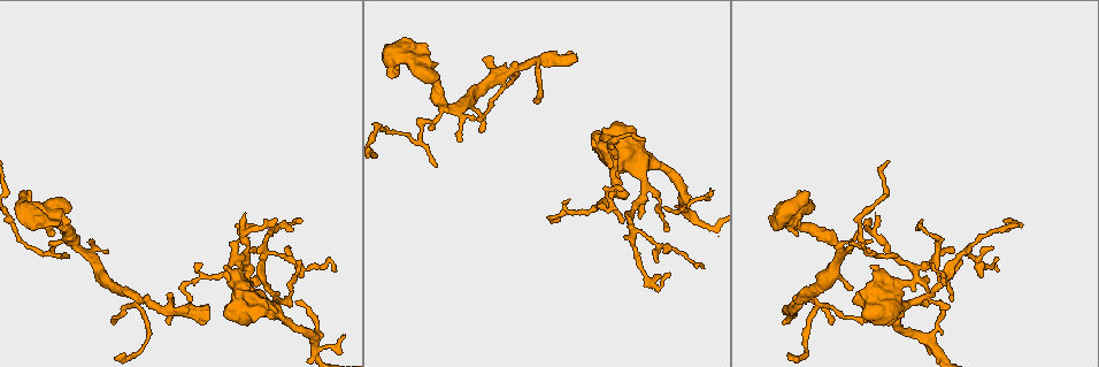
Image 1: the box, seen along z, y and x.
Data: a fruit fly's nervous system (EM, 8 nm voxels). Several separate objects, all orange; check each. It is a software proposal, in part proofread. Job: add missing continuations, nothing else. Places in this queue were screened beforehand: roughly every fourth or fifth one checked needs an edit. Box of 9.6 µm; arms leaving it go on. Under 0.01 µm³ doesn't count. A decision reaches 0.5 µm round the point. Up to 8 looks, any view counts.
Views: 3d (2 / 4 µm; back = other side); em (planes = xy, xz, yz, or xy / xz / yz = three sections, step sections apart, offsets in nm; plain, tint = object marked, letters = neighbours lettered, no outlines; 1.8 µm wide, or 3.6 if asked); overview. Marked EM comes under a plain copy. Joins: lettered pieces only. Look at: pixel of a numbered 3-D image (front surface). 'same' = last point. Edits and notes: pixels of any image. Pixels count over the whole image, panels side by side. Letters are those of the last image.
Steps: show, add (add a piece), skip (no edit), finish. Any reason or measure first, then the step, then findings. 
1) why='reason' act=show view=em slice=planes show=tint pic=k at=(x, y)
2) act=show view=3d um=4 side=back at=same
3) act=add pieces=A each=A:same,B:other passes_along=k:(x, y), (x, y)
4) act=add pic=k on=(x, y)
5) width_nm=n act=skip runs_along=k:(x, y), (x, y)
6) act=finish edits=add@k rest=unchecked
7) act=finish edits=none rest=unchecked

why='free end' act=show view=em slice=xy step=4 show=letters pic=1 at=(245, 214)

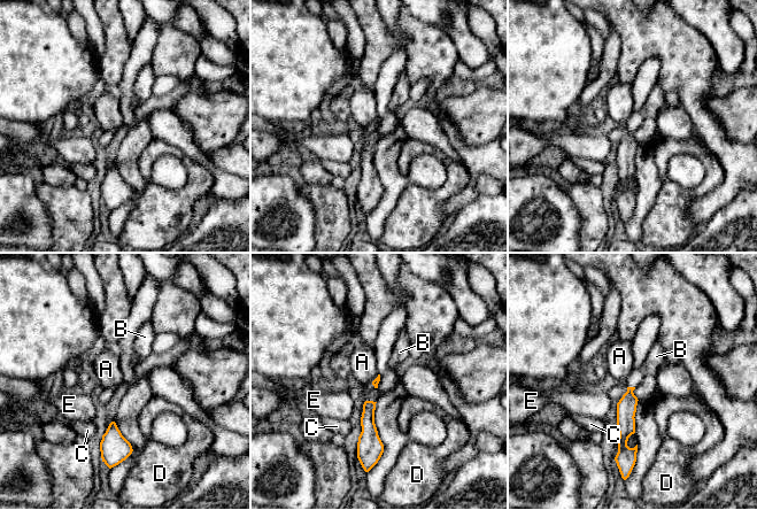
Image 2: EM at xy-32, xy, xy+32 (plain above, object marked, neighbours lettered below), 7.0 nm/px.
act=add pieces=B each=A:other,B:same,C:other,D:other,E:other passes_along=2:(626, 408), (631, 387), (654, 360) found='it goes on there'

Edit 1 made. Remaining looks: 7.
why='see it whole again' act=show view=overview

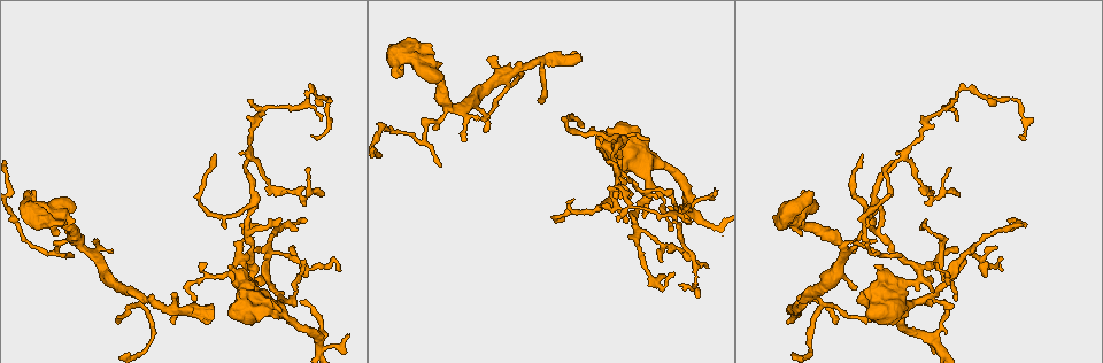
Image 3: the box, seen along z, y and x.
why='calibre changes' act=show view=em um=3.6 slice=xy step=4 show=letters pic=3 at=(254, 272)

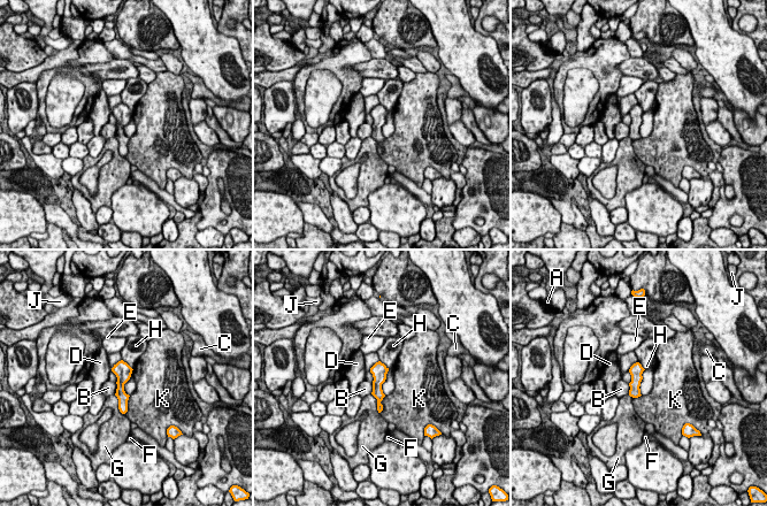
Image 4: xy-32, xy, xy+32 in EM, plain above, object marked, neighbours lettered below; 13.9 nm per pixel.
act=skip each=A:other,B:other,C:other,D:other,E:other,F:other,G:other,H:other,J:other,K:other border=4:(130, 396), (124, 414) found='no lettered piece goes on from it'

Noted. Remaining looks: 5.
why='thin end' act=show view=3d um=2 pic=3 at=(662, 261)

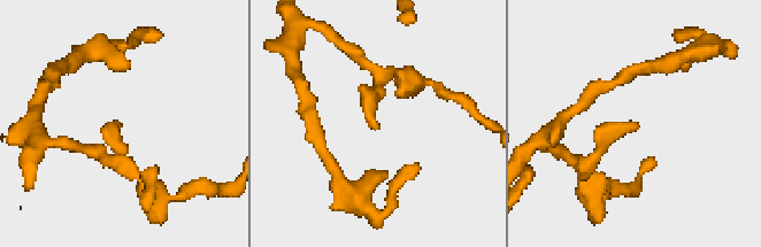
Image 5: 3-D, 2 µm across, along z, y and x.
why='shape alone is not enough' act=show view=em slice=planes show=letters pic=5 at=(122, 123)

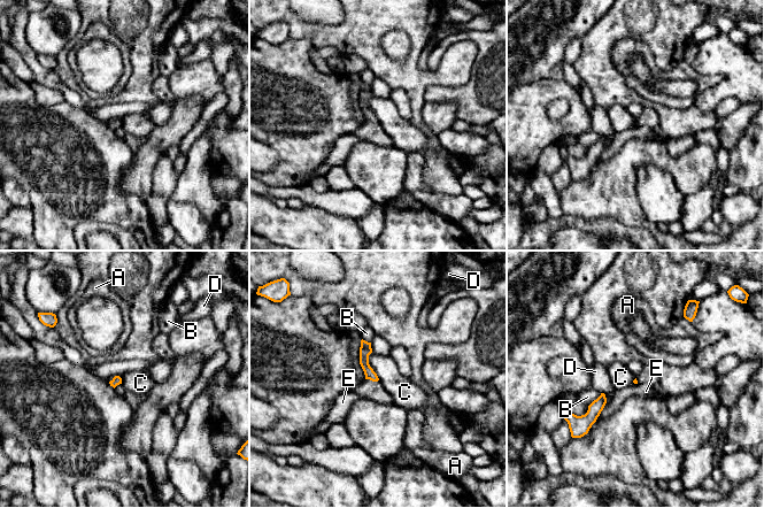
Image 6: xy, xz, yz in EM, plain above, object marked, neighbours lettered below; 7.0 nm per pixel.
longest_contact=C:200nm act=skip each=A:other,B:other,C:other,D:other,E:other found='none of them fits'

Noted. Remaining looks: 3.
act=finish edits=add@2 rest=unchecked

